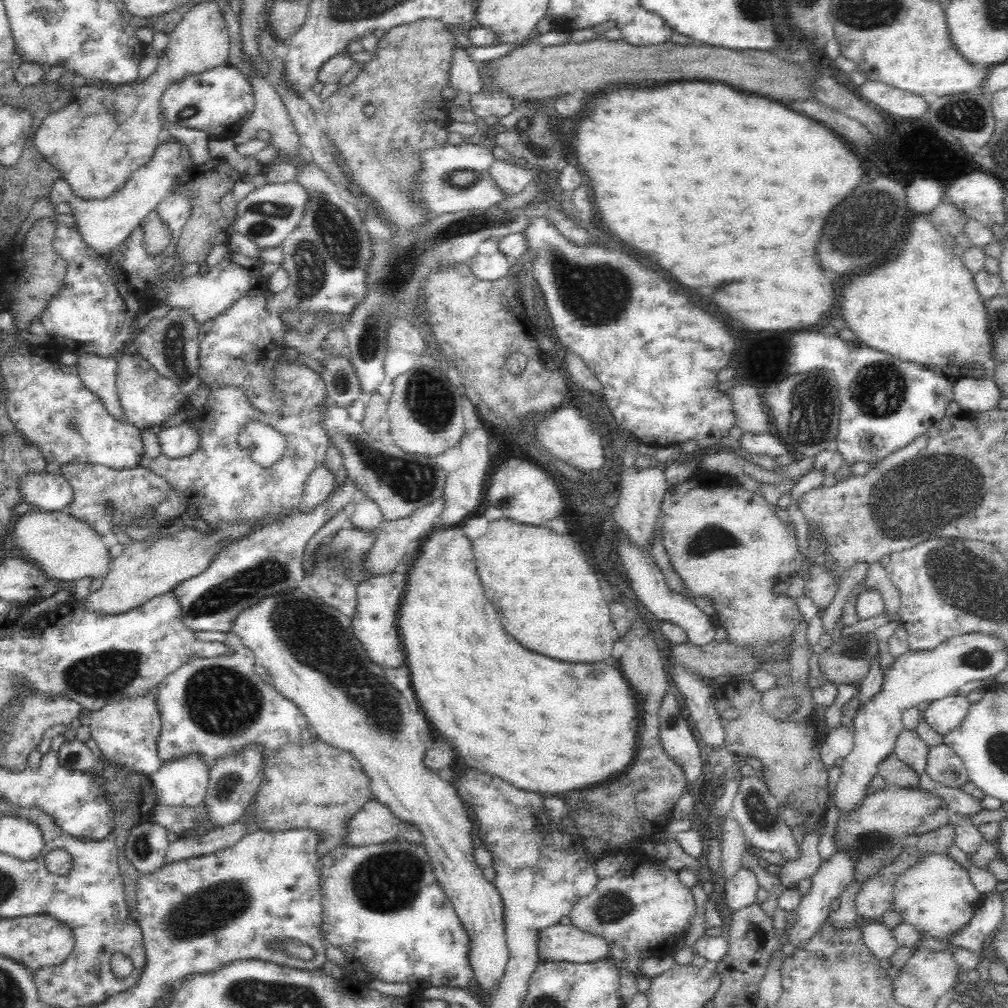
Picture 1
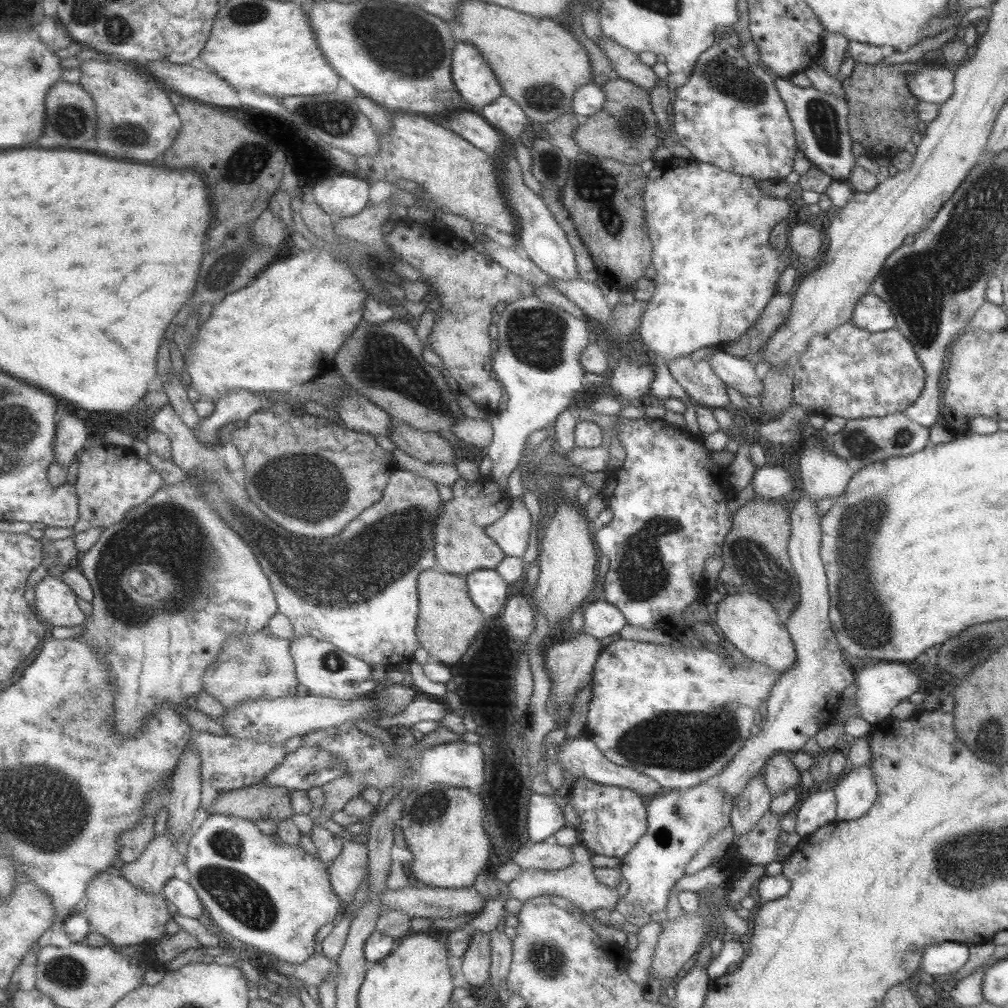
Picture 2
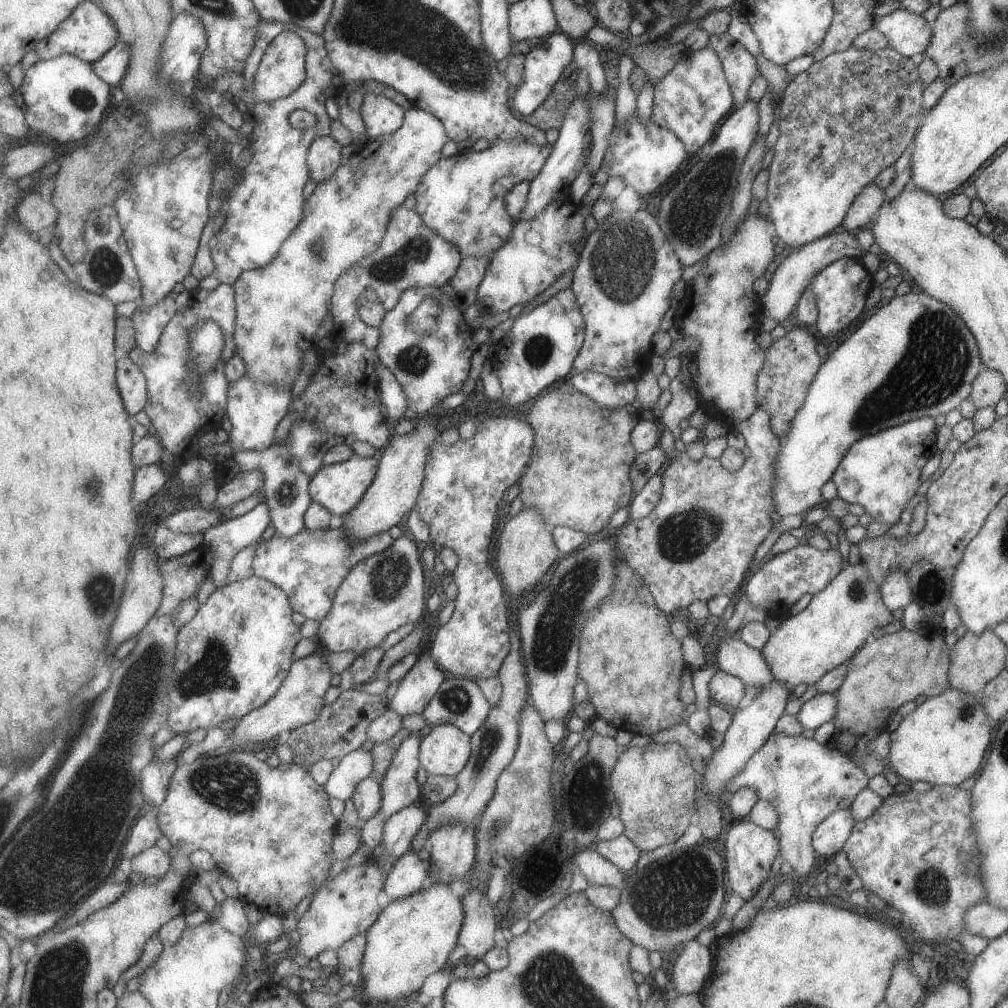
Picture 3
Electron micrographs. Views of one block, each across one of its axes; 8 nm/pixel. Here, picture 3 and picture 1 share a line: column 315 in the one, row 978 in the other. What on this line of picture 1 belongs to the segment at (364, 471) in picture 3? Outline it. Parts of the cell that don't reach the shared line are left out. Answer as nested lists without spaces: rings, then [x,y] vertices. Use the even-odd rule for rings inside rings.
[[[303,584],[295,589],[264,597],[257,605],[252,605],[249,609],[246,609],[235,618],[235,621],[231,626],[231,631],[235,632],[250,650],[253,650],[257,668],[263,672],[265,676],[270,676],[273,679],[273,687],[283,698],[296,704],[297,708],[307,719],[310,730],[316,734],[320,740],[328,743],[328,745],[335,747],[336,749],[348,751],[356,757],[361,763],[364,772],[370,777],[373,798],[378,802],[385,804],[401,822],[408,822],[420,830],[423,838],[421,844],[423,845],[427,858],[432,863],[434,876],[436,877],[438,884],[442,887],[444,894],[452,901],[458,918],[463,922],[463,927],[468,931],[469,937],[472,940],[469,956],[477,985],[484,993],[488,995],[492,994],[494,986],[496,986],[503,977],[506,964],[509,960],[509,950],[505,935],[504,903],[502,895],[498,892],[496,885],[493,881],[490,882],[490,880],[484,878],[482,867],[474,858],[474,851],[477,850],[476,848],[474,849],[474,842],[472,842],[472,826],[474,826],[474,822],[472,822],[472,818],[470,818],[470,811],[468,811],[469,807],[463,801],[463,798],[460,798],[457,786],[455,785],[455,780],[453,780],[453,778],[444,780],[444,778],[440,778],[438,771],[430,770],[425,765],[426,754],[428,752],[425,742],[427,737],[433,733],[431,726],[425,719],[425,715],[422,714],[422,712],[416,711],[413,704],[410,704],[407,699],[404,699],[402,694],[396,690],[396,688],[392,687],[390,682],[386,681],[386,677],[384,676],[385,668],[374,664],[370,660],[368,653],[366,653],[364,647],[362,647],[362,643],[354,636],[351,619],[340,611],[337,611],[335,608],[332,608],[332,606],[328,606],[328,604],[322,602],[314,591],[305,587]]]

